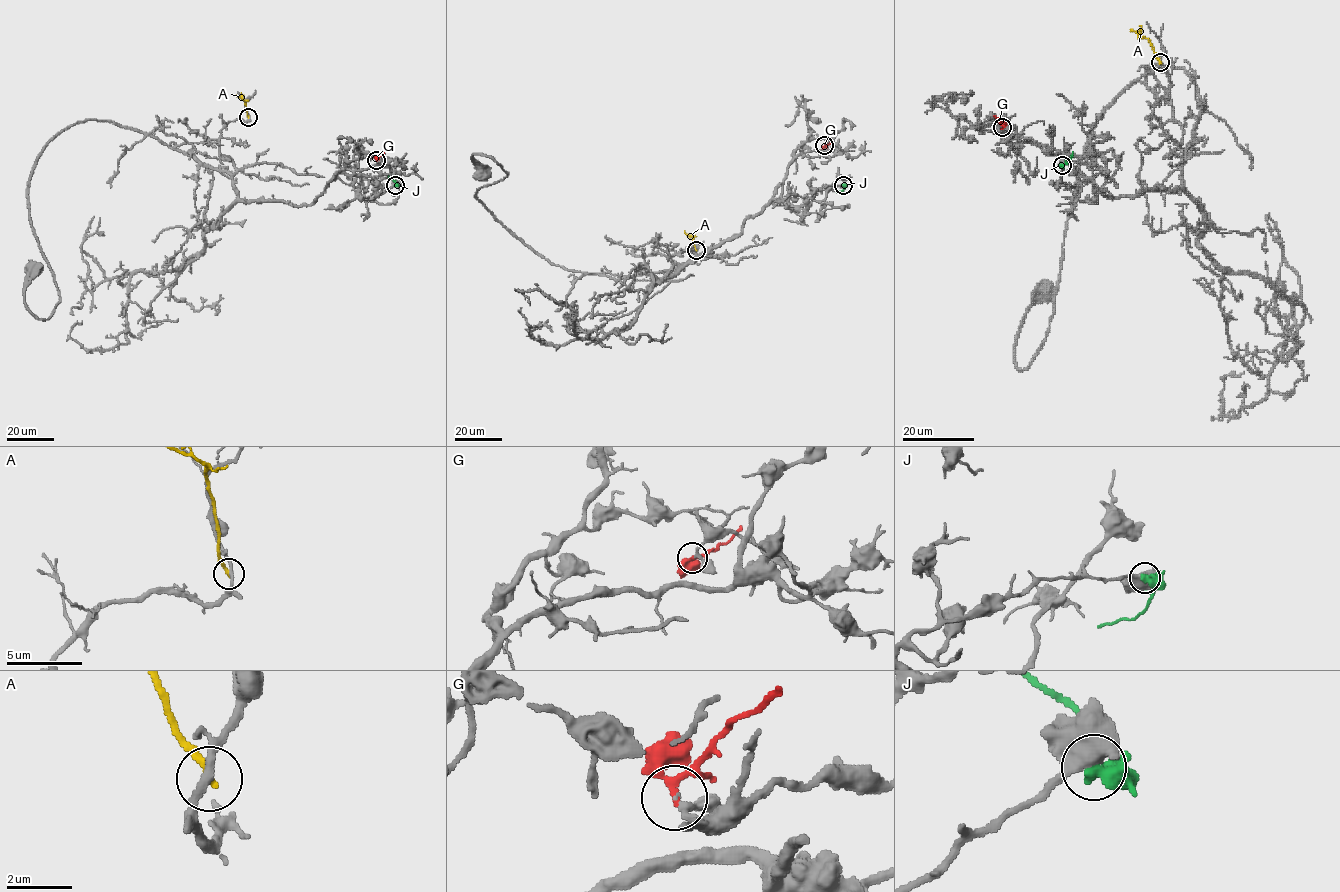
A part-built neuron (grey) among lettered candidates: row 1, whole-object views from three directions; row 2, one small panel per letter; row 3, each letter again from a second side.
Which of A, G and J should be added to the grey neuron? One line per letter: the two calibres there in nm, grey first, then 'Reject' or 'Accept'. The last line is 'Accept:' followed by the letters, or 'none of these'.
A: Thickness 220 nm (grey) against 220 nm. Reject
G: Thickness 150 nm (grey) against 180 nm. Accept
J: Thickness 550 nm (grey) against 440 nm. Reject
Accept: G

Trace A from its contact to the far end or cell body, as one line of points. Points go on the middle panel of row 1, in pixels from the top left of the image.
A: (696, 250), (693, 237), (684, 231)

